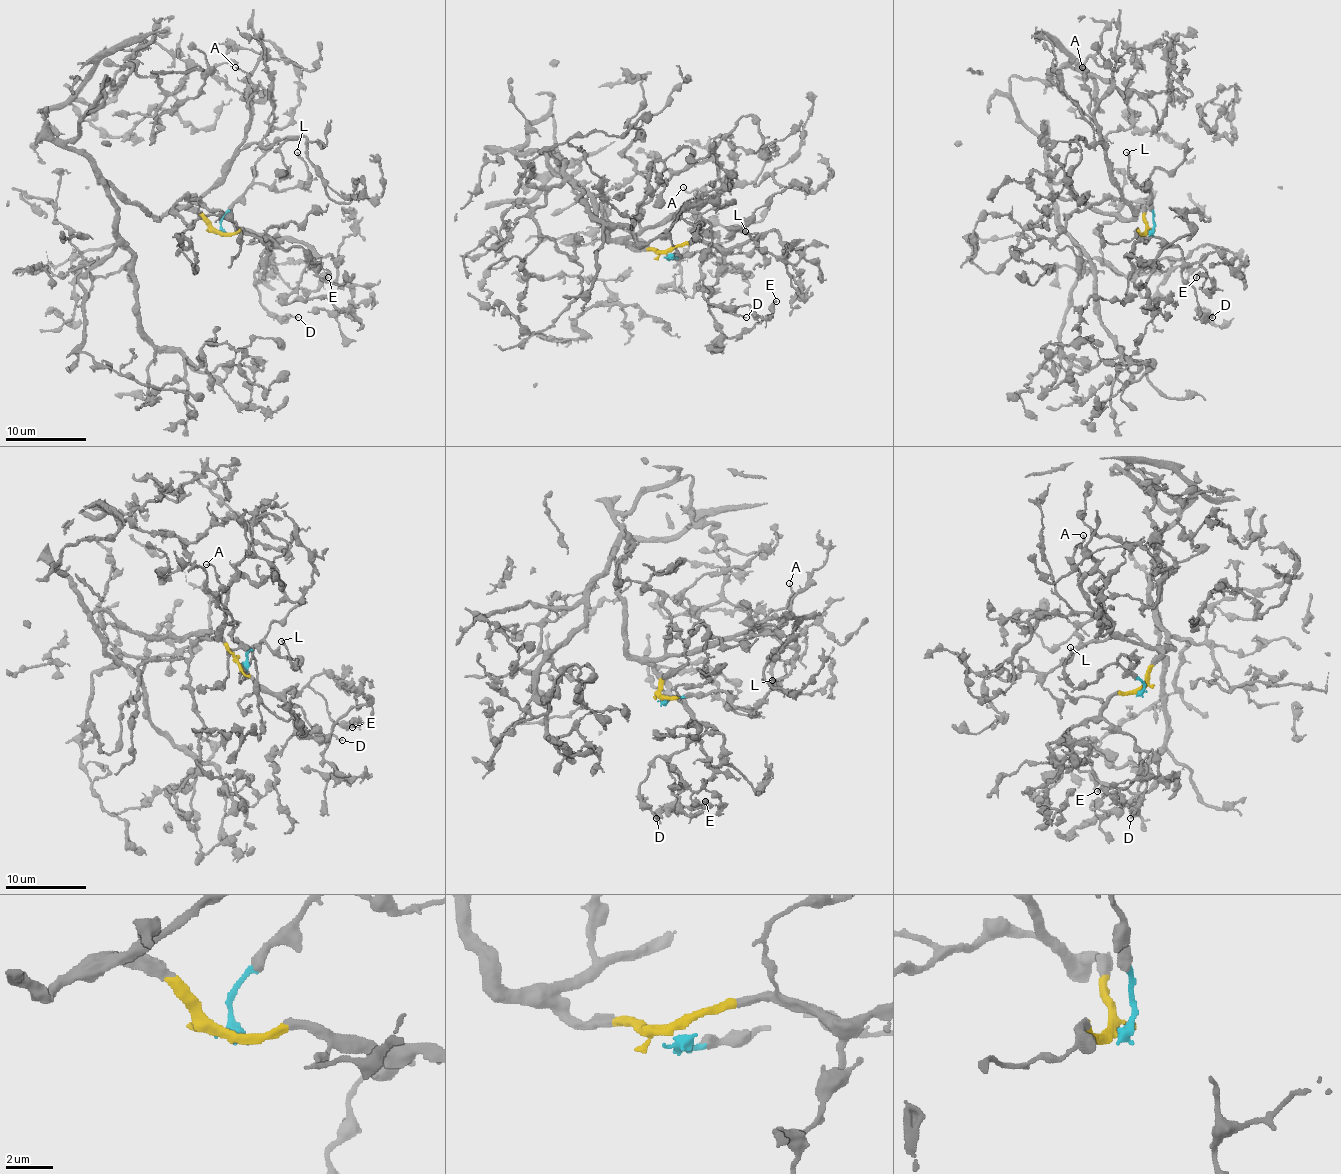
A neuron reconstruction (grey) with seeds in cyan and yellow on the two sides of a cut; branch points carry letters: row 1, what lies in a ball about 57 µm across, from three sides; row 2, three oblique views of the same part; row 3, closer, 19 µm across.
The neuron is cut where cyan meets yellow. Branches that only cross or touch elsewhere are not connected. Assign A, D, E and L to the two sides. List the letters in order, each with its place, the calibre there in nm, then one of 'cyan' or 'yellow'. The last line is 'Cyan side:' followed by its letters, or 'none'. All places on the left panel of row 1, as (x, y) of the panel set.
A: place (235, 67); calibre 140 nm; yellow
D: place (298, 317); calibre 130 nm; yellow
E: place (328, 277); calibre 280 nm; yellow
L: place (297, 152); calibre 160 nm; cyan
Cyan side: L

